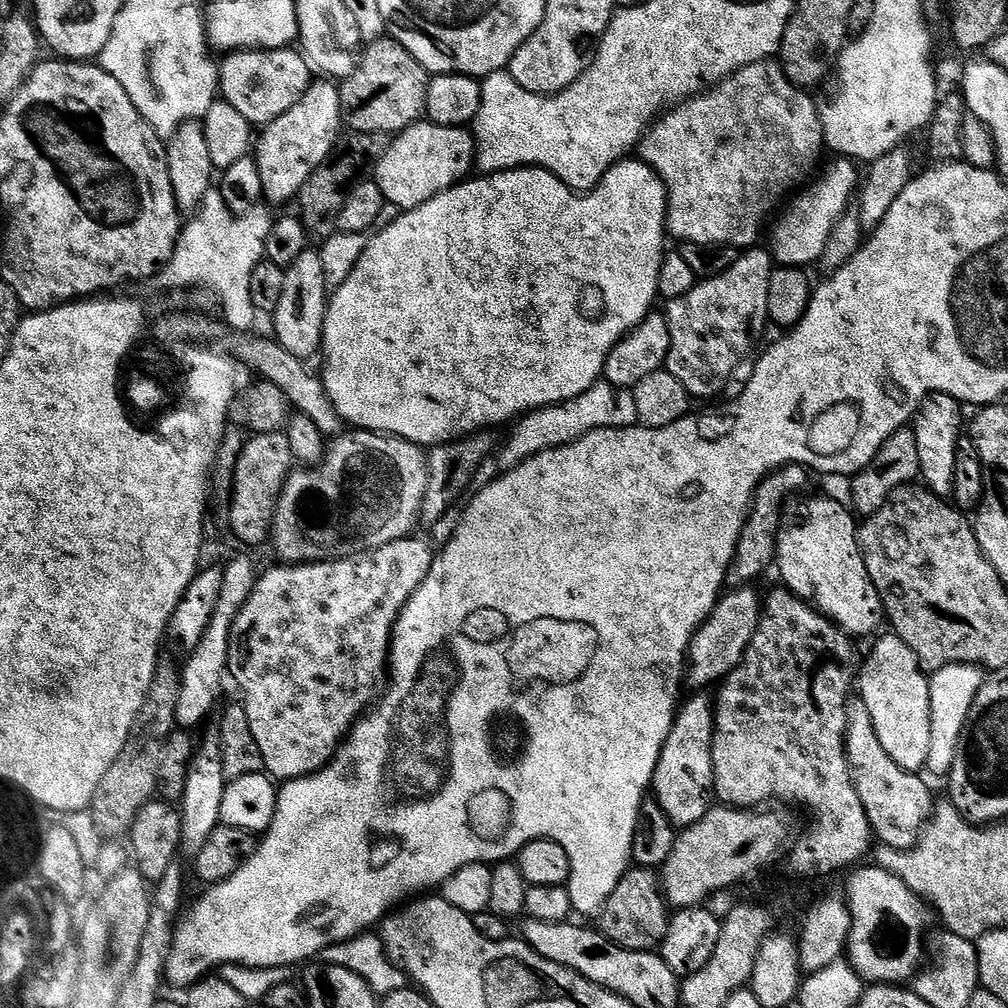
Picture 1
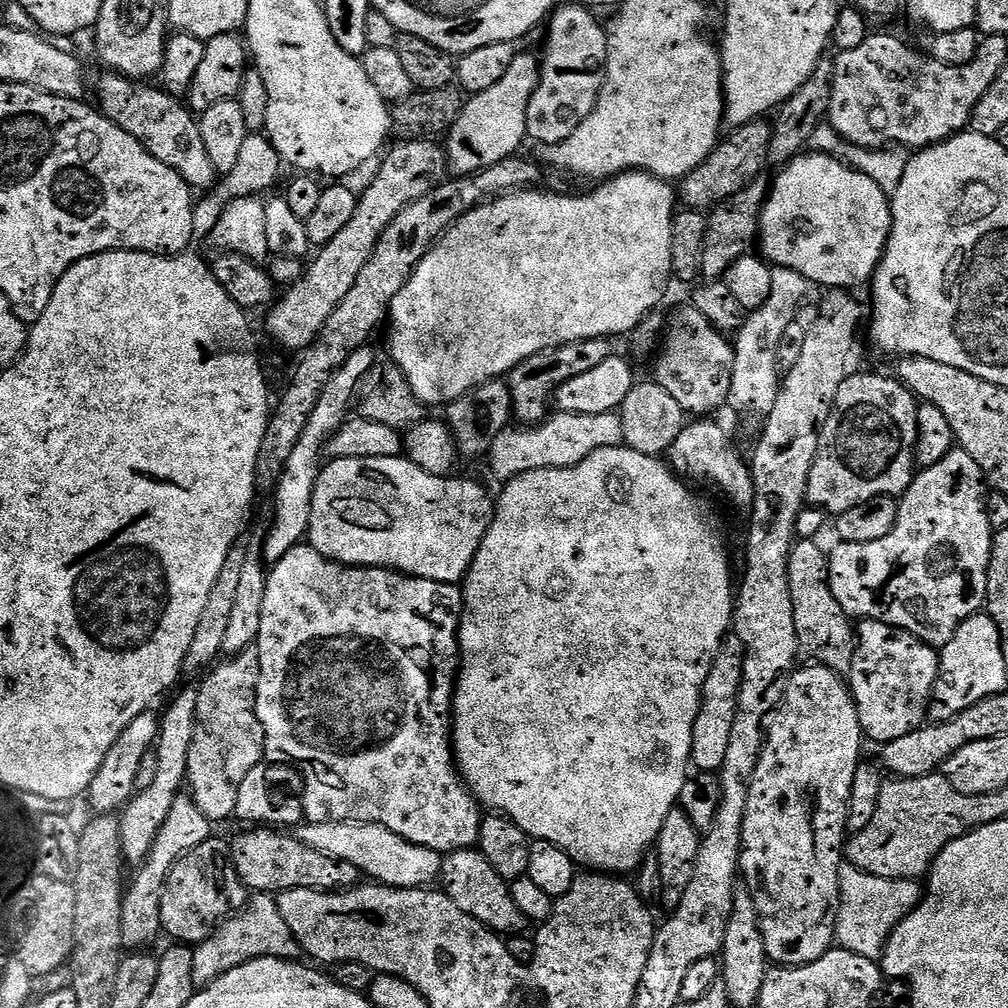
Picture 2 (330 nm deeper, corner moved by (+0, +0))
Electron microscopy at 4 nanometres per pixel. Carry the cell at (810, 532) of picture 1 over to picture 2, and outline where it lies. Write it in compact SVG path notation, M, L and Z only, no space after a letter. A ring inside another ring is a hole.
M953 447L952 451L946 454L946 458L942 458L942 462L938 462L932 468L917 471L912 478L912 487L907 500L908 505L905 508L903 505L899 509L894 530L890 534L886 534L886 538L882 538L878 542L862 542L861 544L840 542L837 543L836 549L831 549L828 557L828 581L830 582L830 590L834 590L834 598L838 598L838 606L842 606L844 613L853 621L877 620L878 622L886 622L890 626L914 634L923 644L931 644L933 648L940 650L950 642L950 638L954 638L958 626L962 626L962 622L966 622L966 618L977 615L985 607L988 599L988 571L992 561L994 529L988 513L988 492L986 491L984 472L978 466L978 462L974 462L974 458L970 458L970 454L966 454L963 448Z

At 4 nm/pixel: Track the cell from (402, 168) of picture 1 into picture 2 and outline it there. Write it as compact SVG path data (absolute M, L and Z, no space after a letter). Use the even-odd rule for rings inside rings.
M518 54L510 65L510 70L506 70L506 78L502 78L498 86L482 90L482 94L471 97L465 103L446 133L448 166L455 175L471 176L473 172L481 172L483 168L508 160L521 151L520 143L525 143L528 134L526 110L538 86L539 77L539 59L535 55L532 57Z

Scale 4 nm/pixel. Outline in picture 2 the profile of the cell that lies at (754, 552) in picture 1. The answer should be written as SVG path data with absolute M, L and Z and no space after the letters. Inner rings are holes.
M857 371L842 382L810 470L807 503L829 514L849 512L862 502L870 502L870 498L903 497L911 489L912 478L918 471L916 439L920 404L917 397L891 375L875 376L864 371Z

